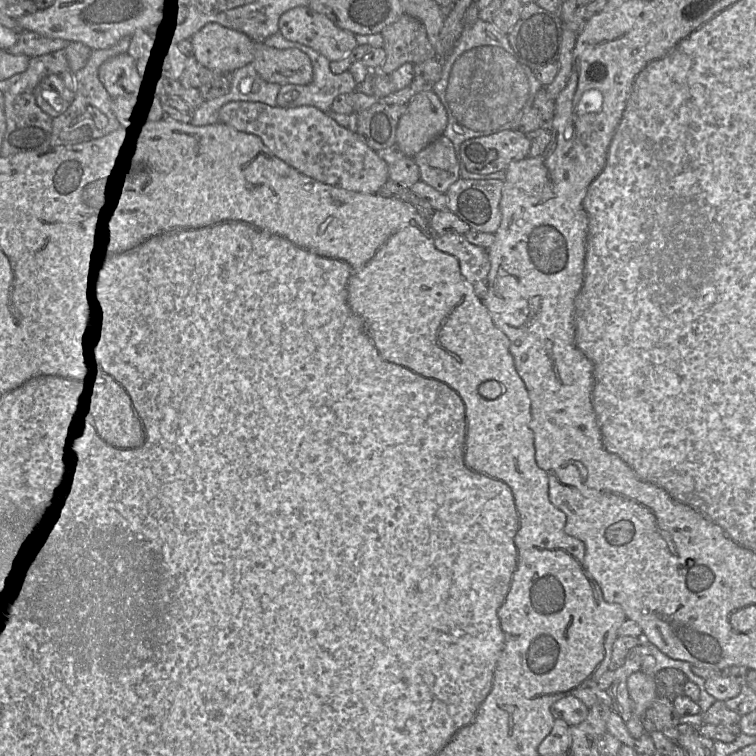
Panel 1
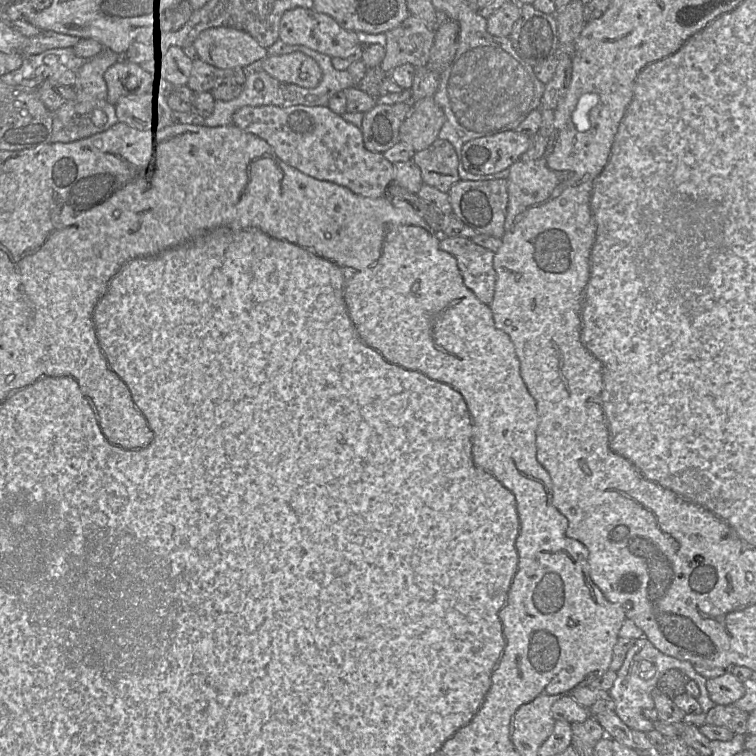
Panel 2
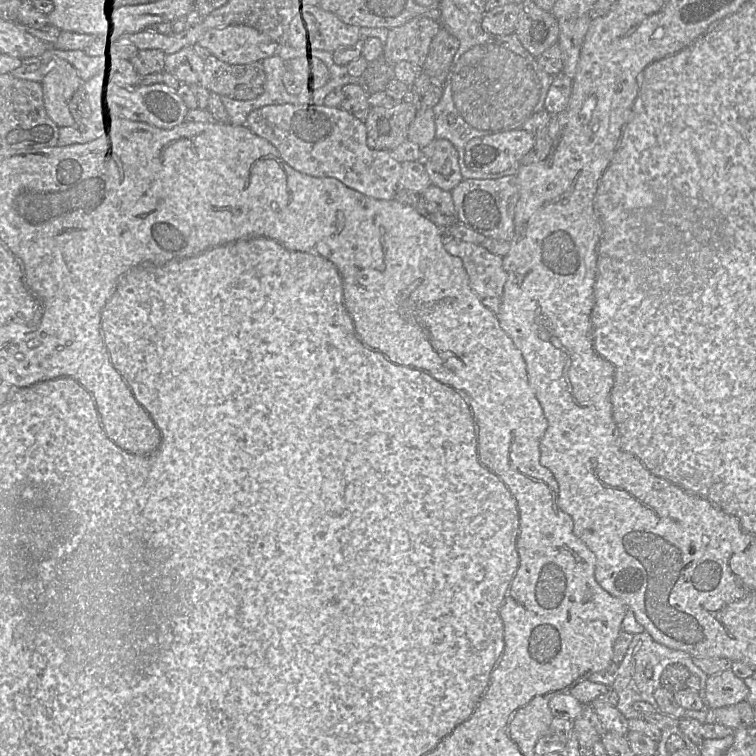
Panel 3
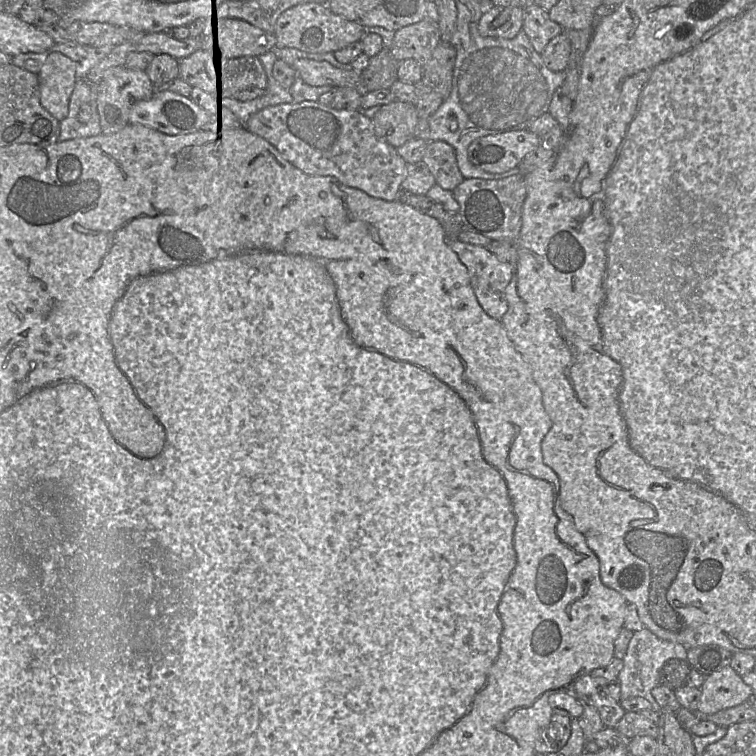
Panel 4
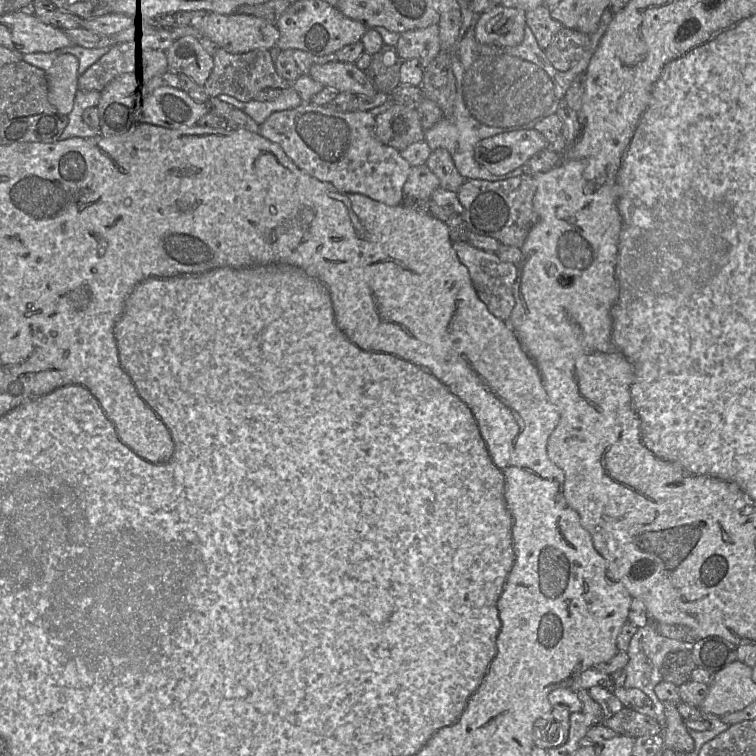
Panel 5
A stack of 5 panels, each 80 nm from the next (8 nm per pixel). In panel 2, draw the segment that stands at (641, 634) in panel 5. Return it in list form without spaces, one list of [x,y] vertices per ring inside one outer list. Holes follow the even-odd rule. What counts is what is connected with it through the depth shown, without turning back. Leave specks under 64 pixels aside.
[[[643,636],[637,639],[634,645],[628,650],[623,664],[617,671],[616,680],[608,691],[610,698],[614,702],[614,711],[631,730],[648,733],[654,729],[653,721],[643,715],[643,710],[655,708],[653,692],[657,689],[658,680],[666,671],[672,668],[683,671],[689,679],[694,680],[698,684],[700,695],[697,700],[702,707],[702,712],[707,713],[716,705],[710,699],[706,689],[707,679],[697,673],[690,662],[681,661],[672,656],[663,654]]]

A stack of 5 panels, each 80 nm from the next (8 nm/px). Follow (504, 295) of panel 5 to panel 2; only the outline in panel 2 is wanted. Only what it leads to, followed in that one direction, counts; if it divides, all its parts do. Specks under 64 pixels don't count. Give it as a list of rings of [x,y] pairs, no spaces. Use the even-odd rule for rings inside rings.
[[[440,236],[439,247],[456,258],[464,284],[473,291],[482,303],[490,305],[494,298],[497,279],[493,265],[495,253],[464,237]]]

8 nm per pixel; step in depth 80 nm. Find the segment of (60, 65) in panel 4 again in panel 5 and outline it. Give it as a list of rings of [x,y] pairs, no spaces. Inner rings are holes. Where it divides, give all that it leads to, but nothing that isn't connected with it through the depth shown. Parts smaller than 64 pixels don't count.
[[[60,53],[45,72],[50,104],[60,114],[68,116],[78,90],[77,59],[69,53]]]

